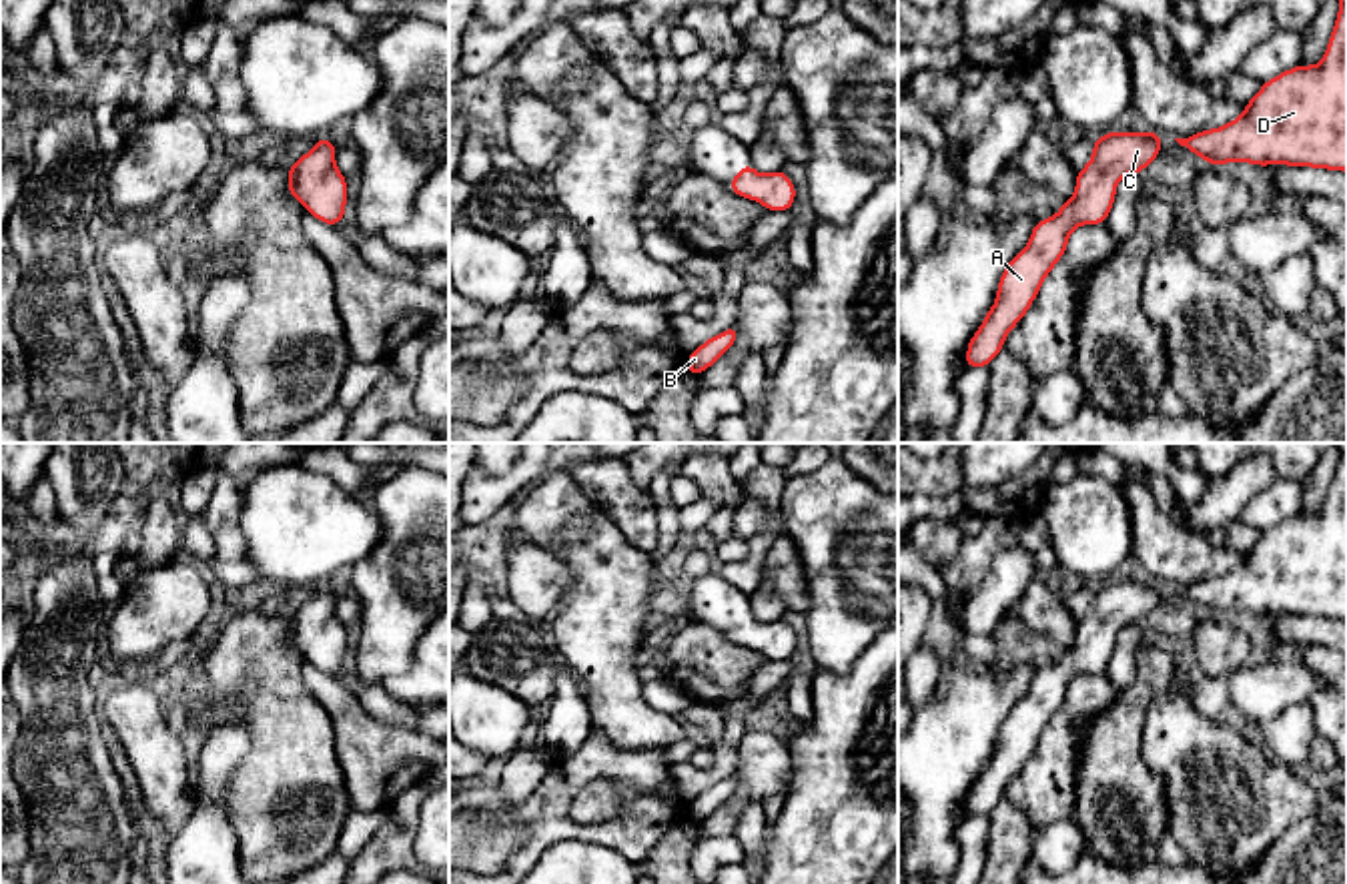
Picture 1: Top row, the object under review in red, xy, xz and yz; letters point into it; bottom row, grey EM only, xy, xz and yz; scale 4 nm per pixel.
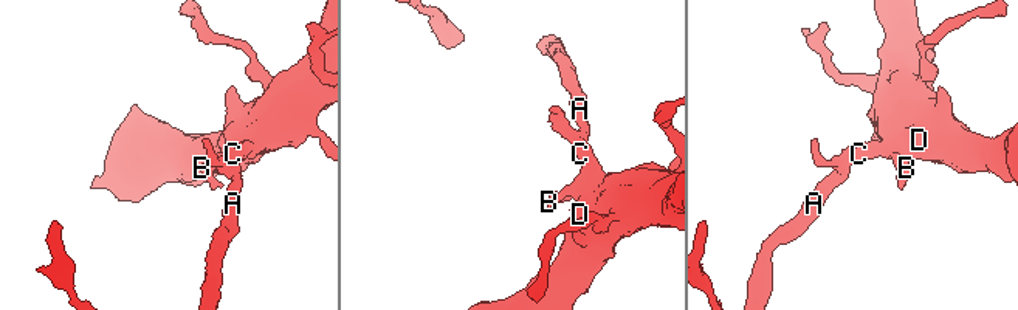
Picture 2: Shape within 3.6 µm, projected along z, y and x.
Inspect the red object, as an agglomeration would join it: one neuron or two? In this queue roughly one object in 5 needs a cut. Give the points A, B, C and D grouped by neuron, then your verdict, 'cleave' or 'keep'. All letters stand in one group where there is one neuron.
A B C D | keep

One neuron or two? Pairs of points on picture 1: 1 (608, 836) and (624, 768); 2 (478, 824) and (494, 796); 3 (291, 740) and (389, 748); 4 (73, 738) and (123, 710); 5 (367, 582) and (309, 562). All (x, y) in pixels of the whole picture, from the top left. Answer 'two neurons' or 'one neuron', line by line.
1: one neuron
2: two neurons
3: two neurons
4: two neurons
5: two neurons

